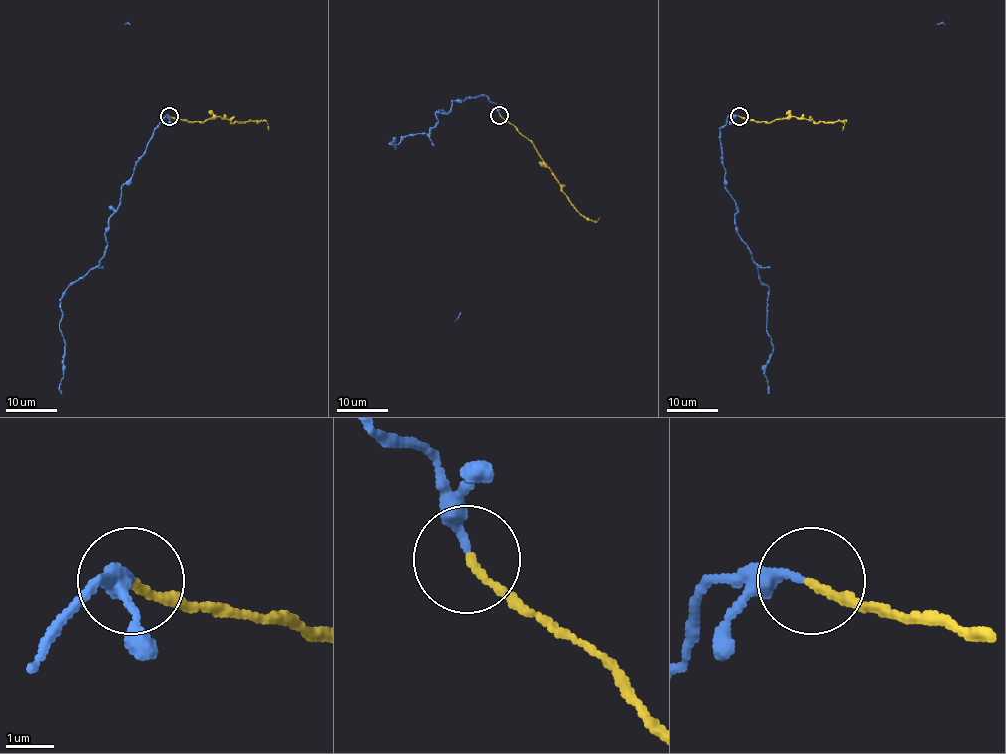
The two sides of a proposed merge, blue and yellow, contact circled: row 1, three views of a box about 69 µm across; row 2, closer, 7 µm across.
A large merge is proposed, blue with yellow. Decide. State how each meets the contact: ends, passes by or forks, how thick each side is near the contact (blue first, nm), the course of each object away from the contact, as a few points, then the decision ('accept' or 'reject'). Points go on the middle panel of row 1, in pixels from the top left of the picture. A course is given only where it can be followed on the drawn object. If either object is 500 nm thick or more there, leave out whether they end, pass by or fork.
blue ends | yellow ends | 240/150 nm | blue via (500, 115), (485, 95), (452, 100), (427, 134), (392, 144) | yellow via (500, 115), (533, 144), (563, 193), (582, 215), (597, 222), (599, 218) | accept

